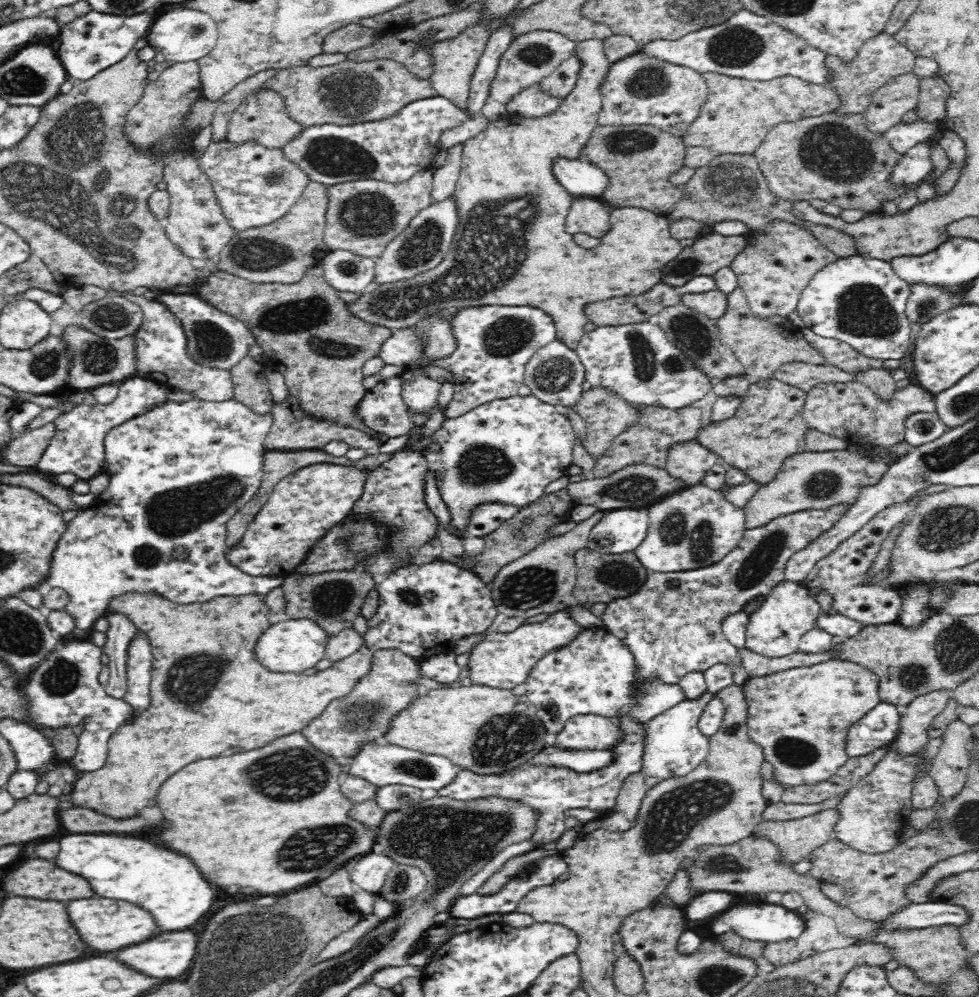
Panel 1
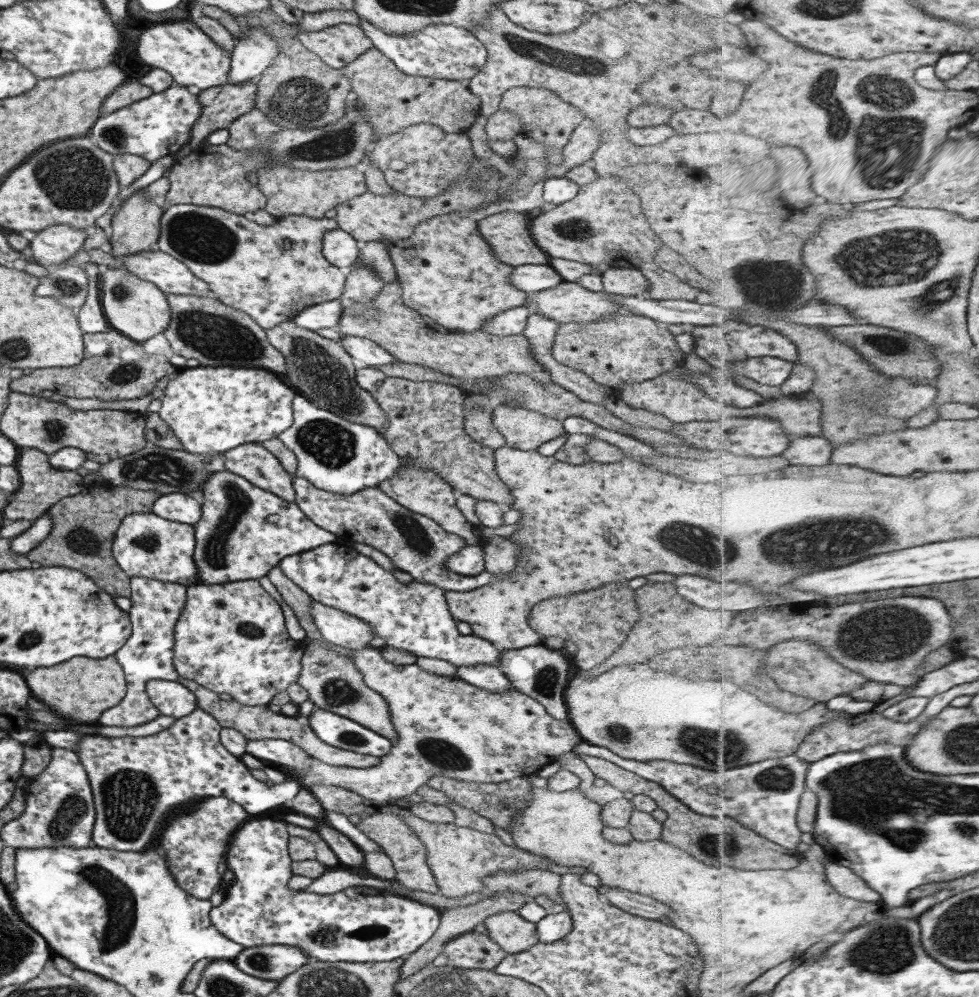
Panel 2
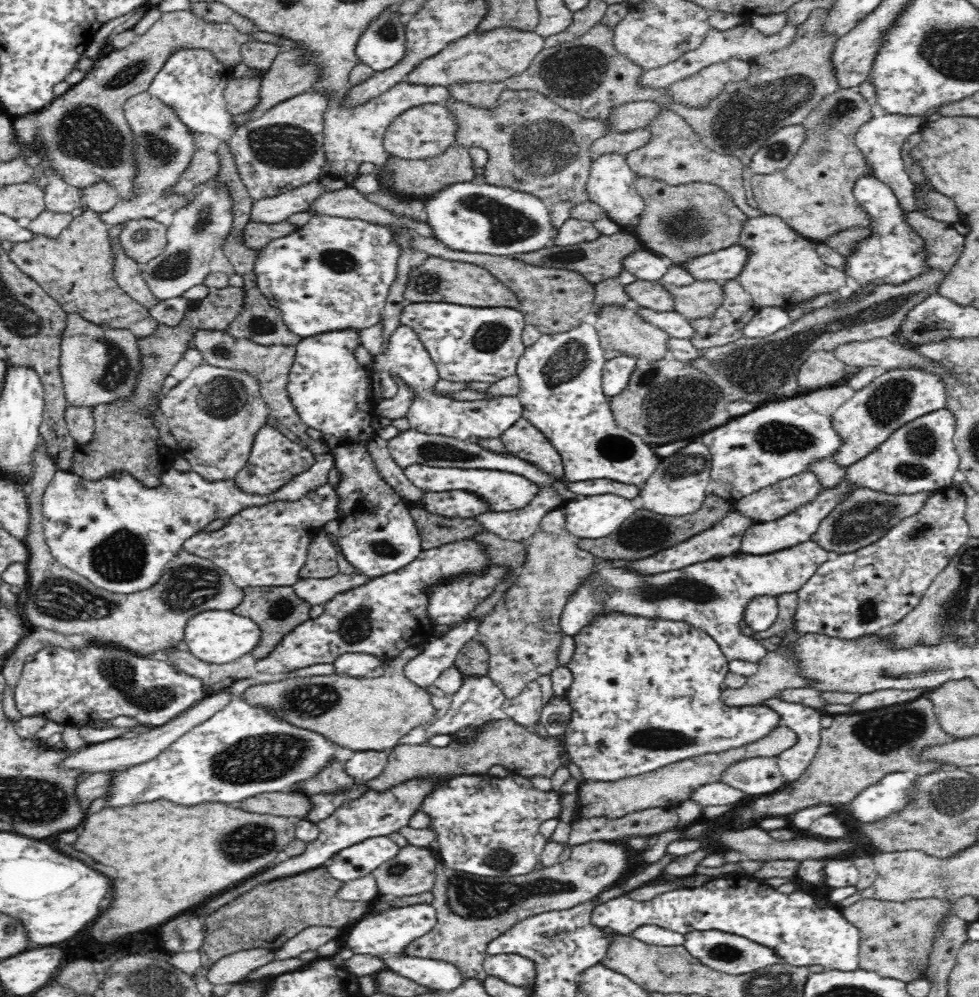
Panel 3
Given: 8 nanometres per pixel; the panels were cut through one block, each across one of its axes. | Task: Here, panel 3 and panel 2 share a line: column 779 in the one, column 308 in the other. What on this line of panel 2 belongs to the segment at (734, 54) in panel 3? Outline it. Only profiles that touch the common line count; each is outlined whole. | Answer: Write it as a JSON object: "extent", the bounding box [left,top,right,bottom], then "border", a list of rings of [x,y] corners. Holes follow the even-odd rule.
{"extent":[297,24,372,70],"border":[[[352,24],[333,25],[319,32],[299,32],[297,38],[332,70],[340,70],[372,46],[361,28]]]}

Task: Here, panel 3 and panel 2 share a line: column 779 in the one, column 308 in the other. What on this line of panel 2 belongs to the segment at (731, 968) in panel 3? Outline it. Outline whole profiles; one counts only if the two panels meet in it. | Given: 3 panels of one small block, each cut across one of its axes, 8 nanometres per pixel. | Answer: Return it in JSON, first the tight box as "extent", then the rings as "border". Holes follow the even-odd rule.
{"extent":[233,944,311,981],"border":[[[281,944],[245,947],[233,958],[241,972],[273,981],[280,981],[311,960],[299,947]]]}

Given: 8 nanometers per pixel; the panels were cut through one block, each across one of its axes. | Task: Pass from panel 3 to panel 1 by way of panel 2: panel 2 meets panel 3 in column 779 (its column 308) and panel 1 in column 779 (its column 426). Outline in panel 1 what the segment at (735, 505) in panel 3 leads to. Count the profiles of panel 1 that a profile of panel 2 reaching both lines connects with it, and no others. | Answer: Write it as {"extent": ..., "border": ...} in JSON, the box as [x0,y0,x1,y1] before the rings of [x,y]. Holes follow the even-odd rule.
{"extent":[600,505,848,685],"border":[[[836,505],[826,510],[807,510],[772,519],[768,524],[752,530],[745,530],[742,541],[720,562],[696,570],[675,573],[647,574],[642,586],[626,596],[606,603],[606,610],[600,616],[603,626],[616,638],[622,639],[635,656],[639,680],[655,676],[662,682],[676,684],[685,674],[705,671],[714,664],[730,667],[733,684],[743,685],[749,674],[737,646],[734,646],[723,633],[725,618],[742,612],[743,608],[758,595],[767,595],[785,579],[785,566],[788,558],[798,550],[807,548],[813,539],[830,530],[835,522],[848,510],[846,505]]]}

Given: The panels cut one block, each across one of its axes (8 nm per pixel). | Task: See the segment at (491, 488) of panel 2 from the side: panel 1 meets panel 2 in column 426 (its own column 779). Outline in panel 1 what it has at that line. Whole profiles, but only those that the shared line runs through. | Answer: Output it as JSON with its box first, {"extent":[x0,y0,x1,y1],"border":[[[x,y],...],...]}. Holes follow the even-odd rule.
{"extent":[696,377,810,485],"border":[[[774,377],[752,381],[734,416],[709,424],[698,433],[696,441],[715,452],[724,464],[741,469],[761,485],[768,484],[789,456],[808,451],[805,434],[810,428],[803,417],[806,396],[797,386]]]}

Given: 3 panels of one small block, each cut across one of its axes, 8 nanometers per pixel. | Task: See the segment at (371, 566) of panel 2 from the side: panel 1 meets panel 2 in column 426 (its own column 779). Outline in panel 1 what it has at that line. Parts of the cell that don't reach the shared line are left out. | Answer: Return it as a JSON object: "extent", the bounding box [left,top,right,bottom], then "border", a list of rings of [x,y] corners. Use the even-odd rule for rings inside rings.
{"extent":[745,579,823,658],"border":[[[784,579],[767,595],[762,606],[750,616],[747,624],[745,647],[770,658],[780,658],[798,652],[802,636],[816,628],[818,615],[823,612],[816,599],[808,595],[809,589],[801,583]]]}

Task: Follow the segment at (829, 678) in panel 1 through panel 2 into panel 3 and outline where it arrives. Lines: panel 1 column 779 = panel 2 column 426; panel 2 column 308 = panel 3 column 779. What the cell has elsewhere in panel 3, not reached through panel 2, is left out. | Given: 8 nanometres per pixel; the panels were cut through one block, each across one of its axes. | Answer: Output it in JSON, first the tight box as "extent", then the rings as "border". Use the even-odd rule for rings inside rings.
{"extent":[722,757,788,797],"border":[[[774,757],[742,760],[724,772],[722,782],[755,797],[775,793],[788,781],[782,775],[778,760]]]}

